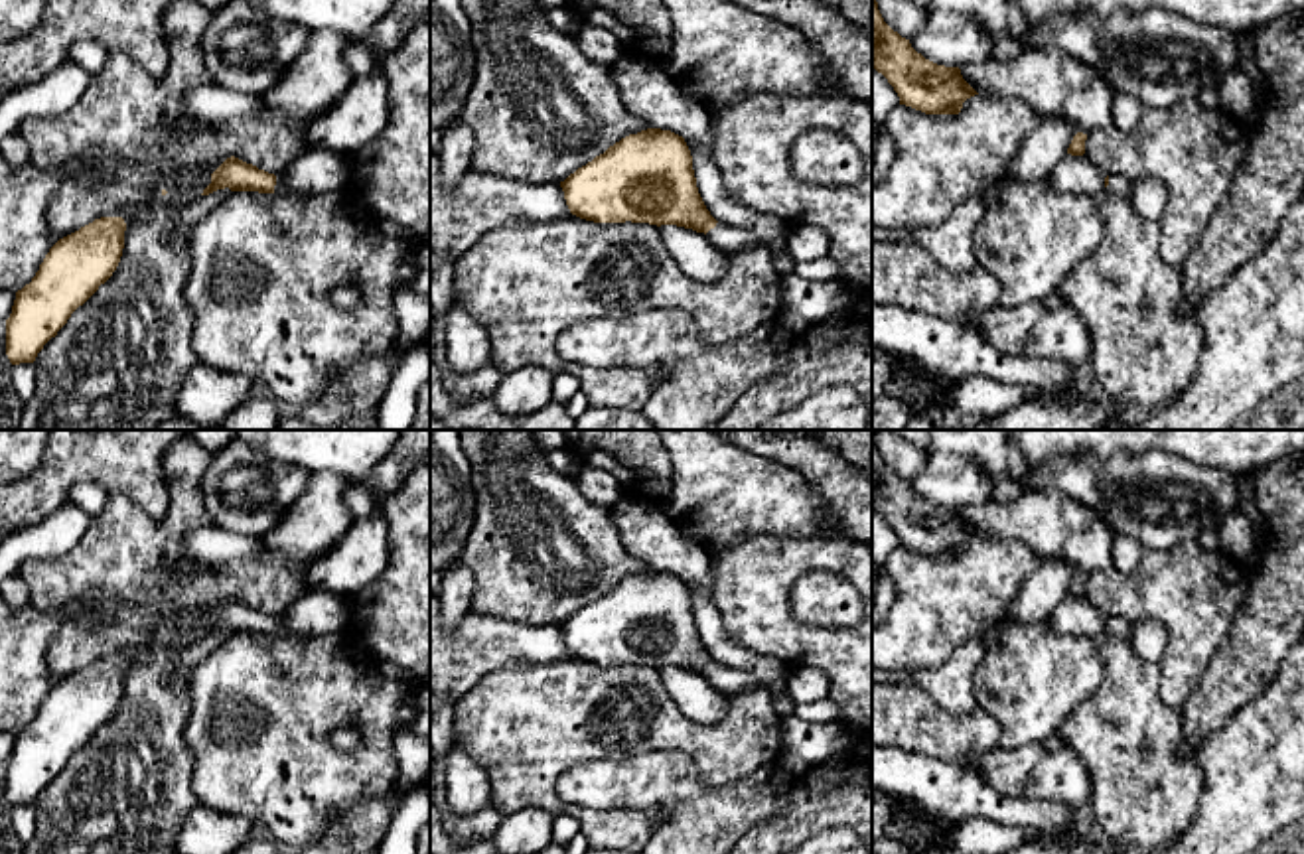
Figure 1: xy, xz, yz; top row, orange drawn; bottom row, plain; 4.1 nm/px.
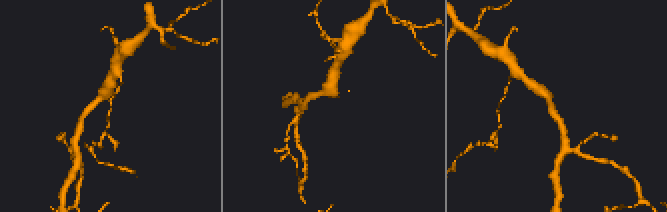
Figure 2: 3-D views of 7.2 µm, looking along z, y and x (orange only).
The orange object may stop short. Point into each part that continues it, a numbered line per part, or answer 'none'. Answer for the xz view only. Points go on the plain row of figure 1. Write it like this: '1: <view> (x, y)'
1: xz (728, 681)

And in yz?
1: yz (1117, 628)

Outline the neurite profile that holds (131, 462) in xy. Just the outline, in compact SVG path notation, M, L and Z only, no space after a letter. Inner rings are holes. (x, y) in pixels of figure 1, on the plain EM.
M47 430L37 469L0 485L0 531L36 525L67 503L77 483L120 493L152 519L164 519L170 493L166 450L189 430Z

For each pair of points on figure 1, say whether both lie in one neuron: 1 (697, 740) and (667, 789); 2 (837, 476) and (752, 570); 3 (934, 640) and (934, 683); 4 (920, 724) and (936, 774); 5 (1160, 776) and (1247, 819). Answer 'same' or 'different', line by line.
1: different
2: different
3: different
4: different
5: different

